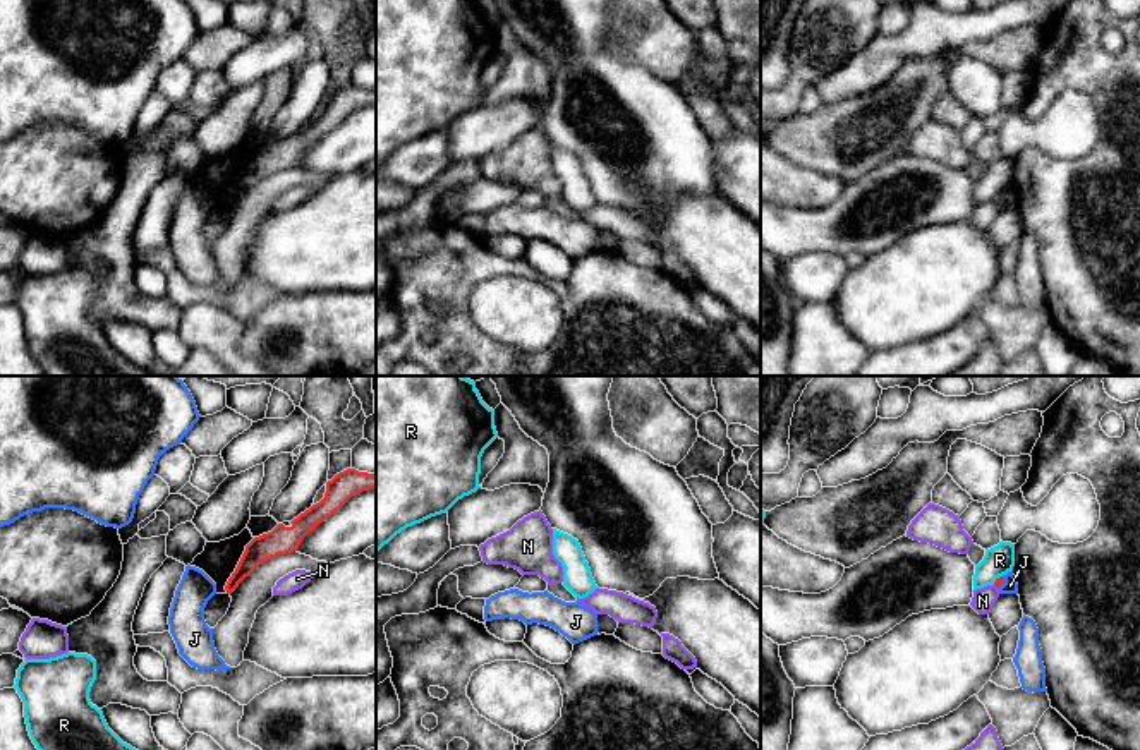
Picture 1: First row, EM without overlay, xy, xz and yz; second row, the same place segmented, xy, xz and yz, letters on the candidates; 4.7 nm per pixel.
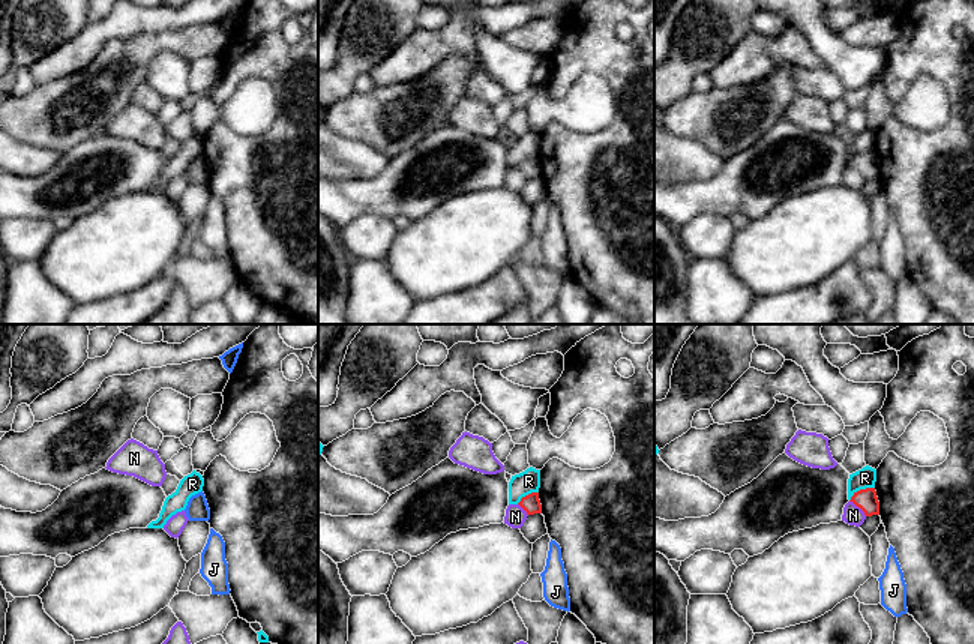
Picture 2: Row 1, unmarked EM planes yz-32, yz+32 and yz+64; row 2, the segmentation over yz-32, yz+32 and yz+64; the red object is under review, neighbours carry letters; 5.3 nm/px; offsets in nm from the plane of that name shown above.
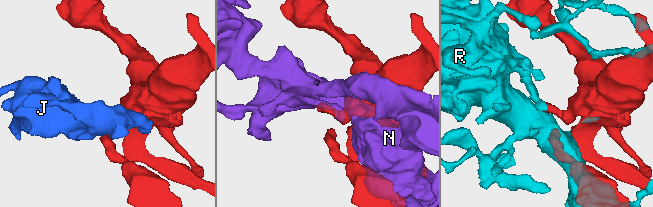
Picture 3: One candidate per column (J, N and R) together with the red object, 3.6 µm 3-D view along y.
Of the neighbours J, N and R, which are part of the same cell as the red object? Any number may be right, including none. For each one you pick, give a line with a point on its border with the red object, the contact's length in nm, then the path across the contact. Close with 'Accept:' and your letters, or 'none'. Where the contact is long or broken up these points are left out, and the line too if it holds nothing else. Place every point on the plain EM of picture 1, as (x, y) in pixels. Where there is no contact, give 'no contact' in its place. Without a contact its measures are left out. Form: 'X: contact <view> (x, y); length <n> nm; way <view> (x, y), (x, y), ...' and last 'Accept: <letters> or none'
Accept: none

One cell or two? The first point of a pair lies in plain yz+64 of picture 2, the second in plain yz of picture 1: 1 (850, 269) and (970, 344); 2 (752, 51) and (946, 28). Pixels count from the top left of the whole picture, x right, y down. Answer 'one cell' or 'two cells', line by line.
1: one cell
2: one cell

